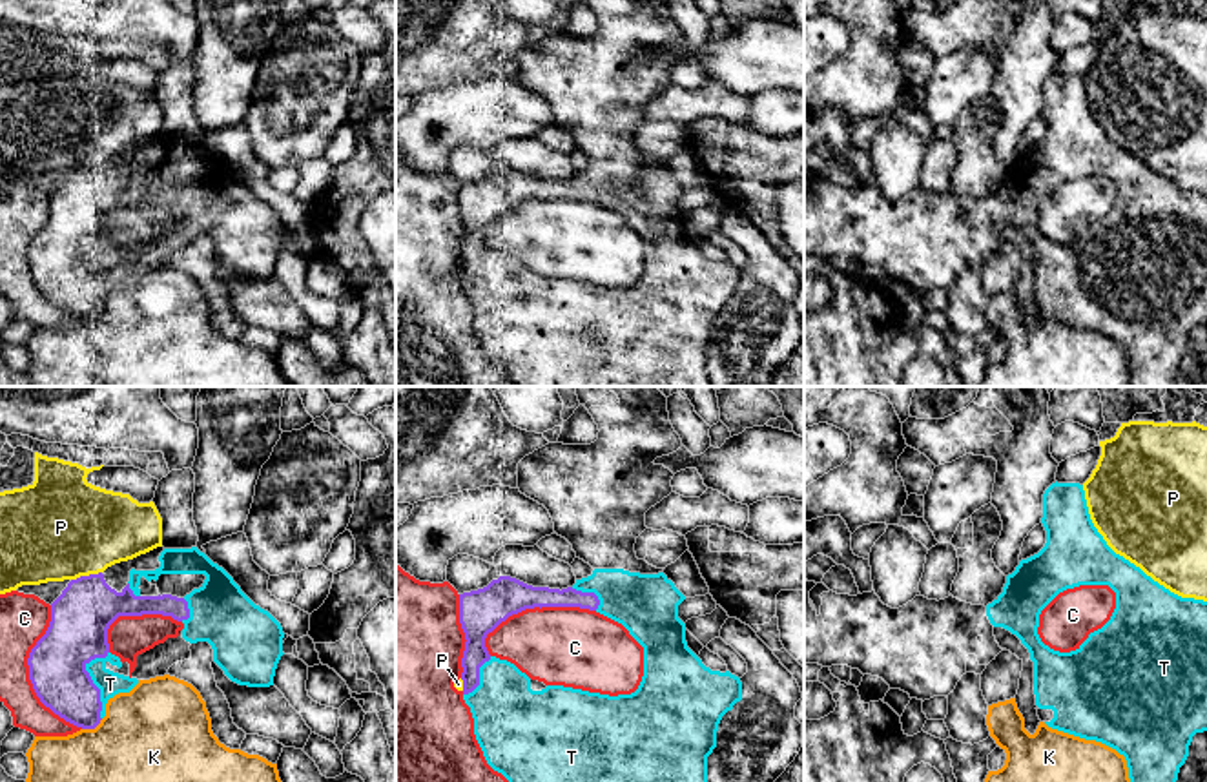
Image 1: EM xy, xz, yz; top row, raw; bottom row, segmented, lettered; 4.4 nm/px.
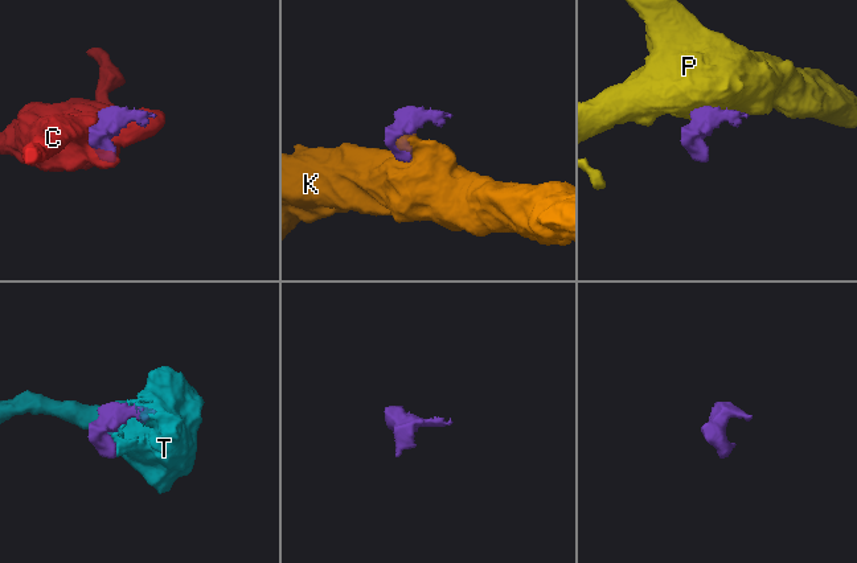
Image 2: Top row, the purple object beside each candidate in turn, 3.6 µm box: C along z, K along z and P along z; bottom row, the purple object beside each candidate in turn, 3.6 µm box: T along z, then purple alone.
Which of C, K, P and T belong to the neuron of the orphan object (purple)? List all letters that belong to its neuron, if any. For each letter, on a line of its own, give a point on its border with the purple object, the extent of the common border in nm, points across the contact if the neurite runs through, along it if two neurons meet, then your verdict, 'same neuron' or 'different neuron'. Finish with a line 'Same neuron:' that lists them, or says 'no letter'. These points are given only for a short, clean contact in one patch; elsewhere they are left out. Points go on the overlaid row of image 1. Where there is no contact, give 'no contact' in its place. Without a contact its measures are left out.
C: contact xy (30, 675); length 550 nm; different neuron
K: contact xy (92, 728); length 110 nm; different neuron
P: contact xy (86, 576); length 140 nm; different neuron
T: contact xy (92, 680); length 300 nm; same neuron
Same neuron: T

